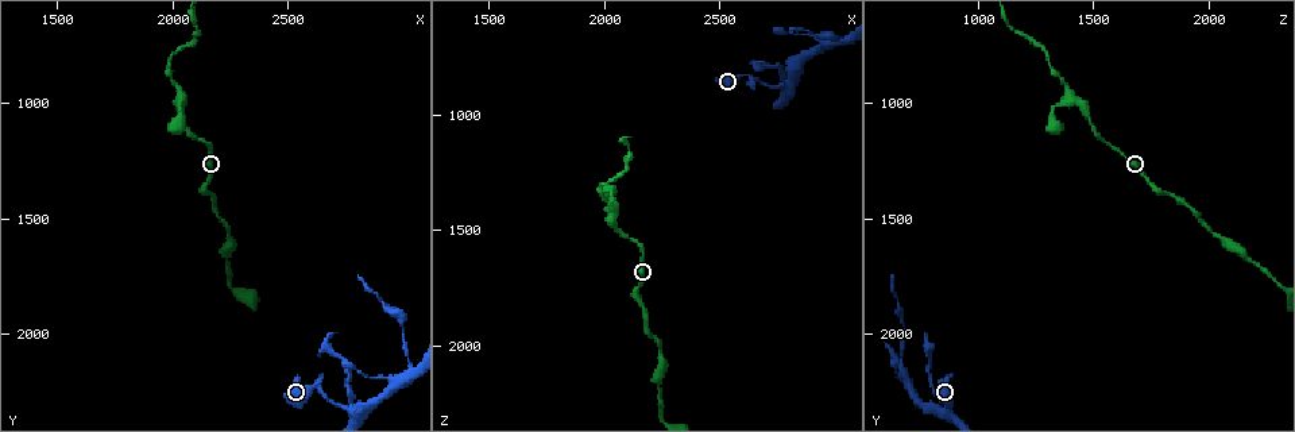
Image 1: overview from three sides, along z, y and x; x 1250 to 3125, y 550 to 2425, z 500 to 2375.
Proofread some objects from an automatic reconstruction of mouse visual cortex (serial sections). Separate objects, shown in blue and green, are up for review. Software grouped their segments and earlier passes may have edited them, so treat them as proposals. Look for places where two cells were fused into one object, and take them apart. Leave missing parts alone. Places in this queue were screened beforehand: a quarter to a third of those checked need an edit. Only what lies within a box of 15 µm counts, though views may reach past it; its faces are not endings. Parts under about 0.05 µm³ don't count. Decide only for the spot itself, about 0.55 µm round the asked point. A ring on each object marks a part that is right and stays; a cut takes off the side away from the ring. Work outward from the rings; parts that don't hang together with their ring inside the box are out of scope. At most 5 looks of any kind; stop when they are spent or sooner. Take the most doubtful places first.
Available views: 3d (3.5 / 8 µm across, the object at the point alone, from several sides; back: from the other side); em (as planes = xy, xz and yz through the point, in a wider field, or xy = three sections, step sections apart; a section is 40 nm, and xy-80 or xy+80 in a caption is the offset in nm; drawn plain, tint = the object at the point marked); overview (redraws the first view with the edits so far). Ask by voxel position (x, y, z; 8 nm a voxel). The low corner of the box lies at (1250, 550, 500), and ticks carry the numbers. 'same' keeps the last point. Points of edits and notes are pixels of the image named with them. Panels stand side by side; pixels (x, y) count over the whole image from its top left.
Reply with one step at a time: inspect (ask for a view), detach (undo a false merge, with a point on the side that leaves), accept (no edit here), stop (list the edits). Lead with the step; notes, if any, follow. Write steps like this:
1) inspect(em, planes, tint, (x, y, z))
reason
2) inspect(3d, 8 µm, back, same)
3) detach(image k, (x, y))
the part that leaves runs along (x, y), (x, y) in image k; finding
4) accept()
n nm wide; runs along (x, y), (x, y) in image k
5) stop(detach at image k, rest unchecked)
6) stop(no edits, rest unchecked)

inspect(3d, 3.5 µm, (2780, 2330, 870))
thin arm on a thick one

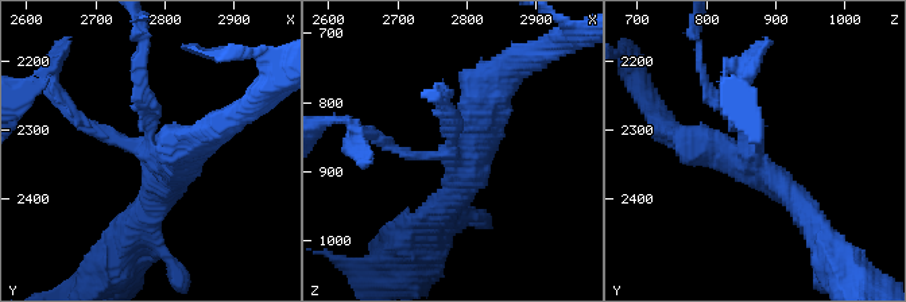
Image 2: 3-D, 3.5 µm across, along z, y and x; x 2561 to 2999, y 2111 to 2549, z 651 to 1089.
inspect(em, xy, step 1, plain, (2765, 2325, 880))
4 arms; arms of 150, 200, 350, 400 nm

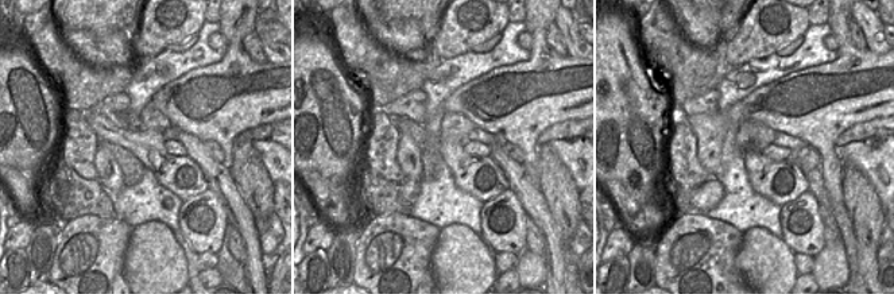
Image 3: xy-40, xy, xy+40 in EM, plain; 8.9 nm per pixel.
inspect(em, xy, step 1, tint, same)
where the object lies

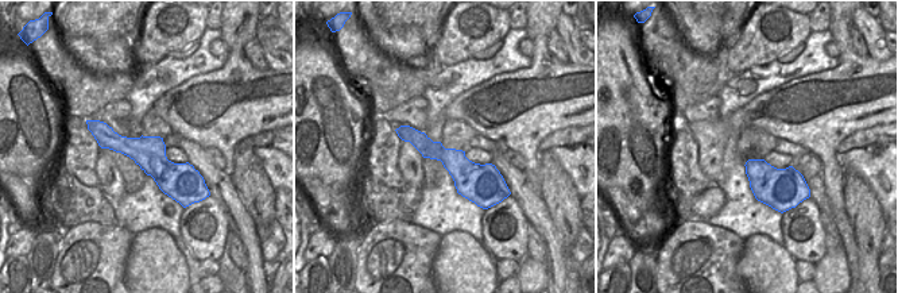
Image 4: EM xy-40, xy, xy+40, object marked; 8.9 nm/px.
accept()
runs along (92, 124), (169, 176), (196, 176) in image 4; all the same cell

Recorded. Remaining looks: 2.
inspect(3d, 3.5 µm, (3030, 2170, 680))
three-way junction

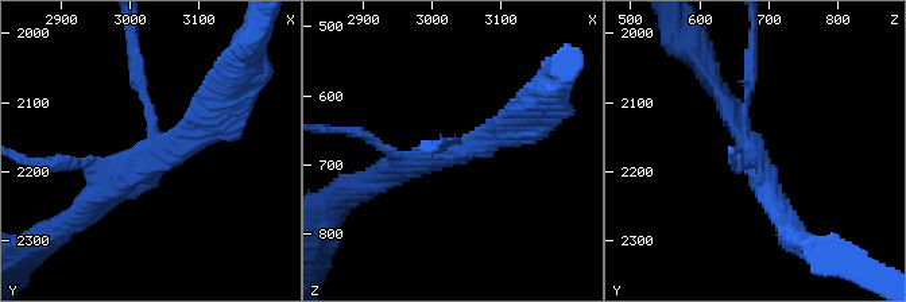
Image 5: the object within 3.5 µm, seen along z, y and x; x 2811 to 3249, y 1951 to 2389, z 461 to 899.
inspect(em, planes, tint, (3040, 2165, 675))
3 arms; arms of 100, 300, 300 nm; now the EM

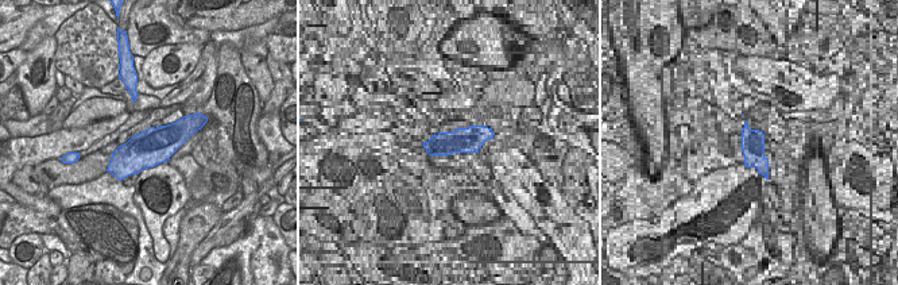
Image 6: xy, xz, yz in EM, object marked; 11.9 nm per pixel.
accept()
runs along (88, 206), (154, 148), (134, 61) in image 5; continuous, no second cell

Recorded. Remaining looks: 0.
stop(no edits, rest unchecked)

